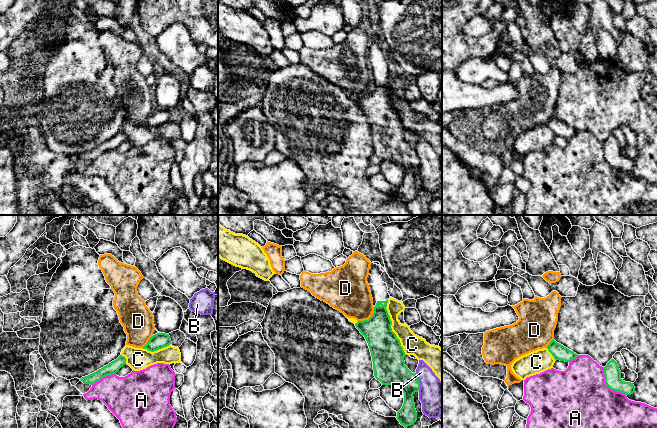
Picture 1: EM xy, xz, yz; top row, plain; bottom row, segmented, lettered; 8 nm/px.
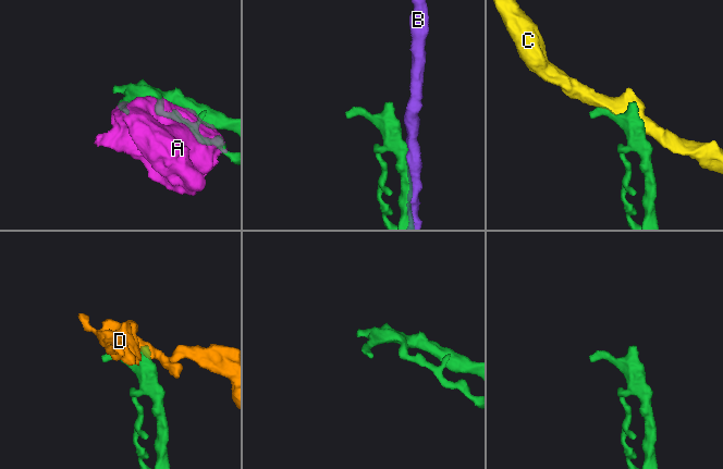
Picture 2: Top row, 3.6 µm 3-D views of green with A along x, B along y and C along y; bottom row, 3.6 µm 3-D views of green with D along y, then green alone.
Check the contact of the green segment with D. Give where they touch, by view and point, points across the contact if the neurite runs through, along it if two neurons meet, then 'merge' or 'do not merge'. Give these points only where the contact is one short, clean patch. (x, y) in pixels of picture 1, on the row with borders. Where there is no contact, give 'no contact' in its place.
contact xz (369, 318); border xz (374, 307), (374, 312), (367, 319), (358, 321); do not merge

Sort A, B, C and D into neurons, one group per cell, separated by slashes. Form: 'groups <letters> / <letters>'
groups A / B / C / D

